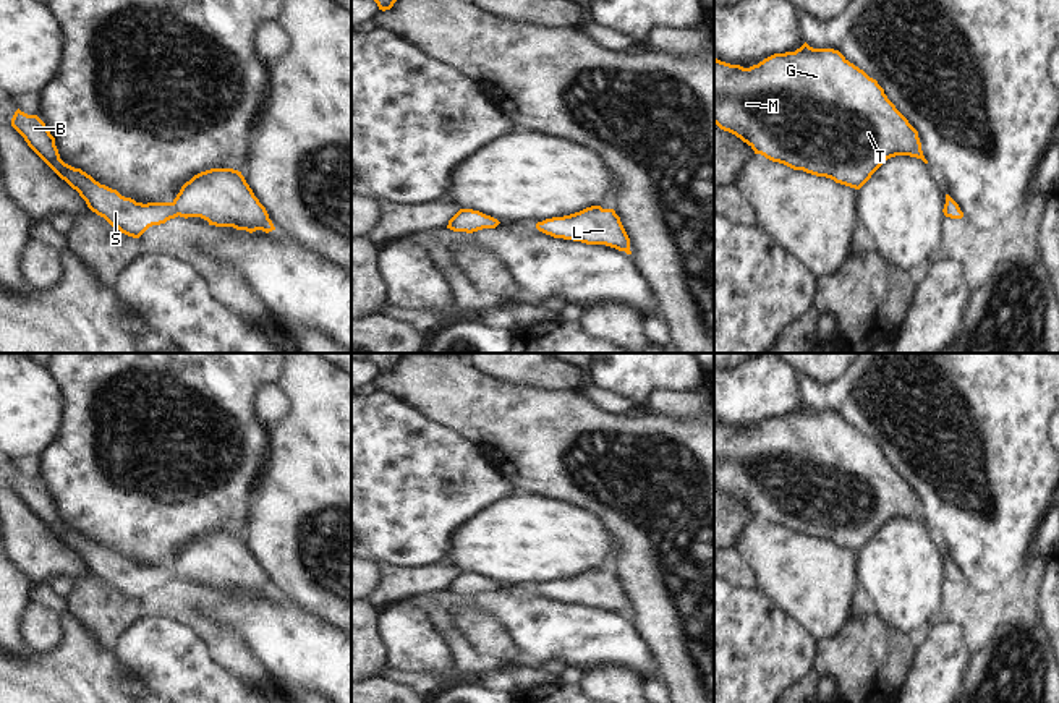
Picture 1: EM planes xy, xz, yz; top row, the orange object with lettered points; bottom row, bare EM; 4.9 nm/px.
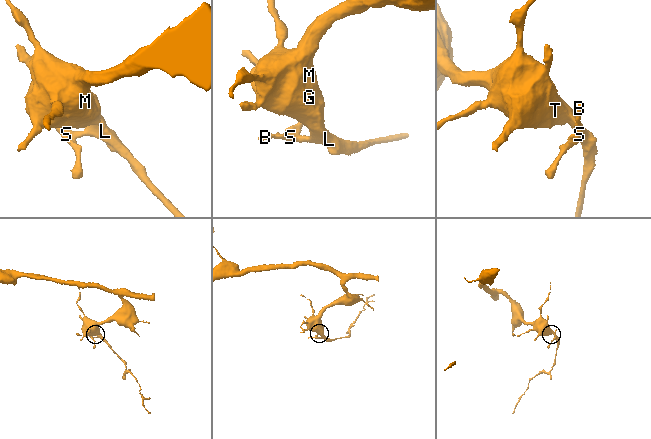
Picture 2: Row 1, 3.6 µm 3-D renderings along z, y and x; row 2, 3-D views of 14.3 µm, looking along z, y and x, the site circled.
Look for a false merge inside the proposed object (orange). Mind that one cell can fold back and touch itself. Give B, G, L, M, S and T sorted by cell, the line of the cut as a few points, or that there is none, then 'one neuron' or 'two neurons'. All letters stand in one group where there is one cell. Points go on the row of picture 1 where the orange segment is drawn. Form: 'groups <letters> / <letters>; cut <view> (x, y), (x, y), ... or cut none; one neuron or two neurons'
groups B G L M S T; cut none; one neuron

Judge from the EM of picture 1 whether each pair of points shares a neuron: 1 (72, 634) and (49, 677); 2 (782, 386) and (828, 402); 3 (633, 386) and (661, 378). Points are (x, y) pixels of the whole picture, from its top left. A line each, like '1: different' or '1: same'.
1: same
2: different
3: same

